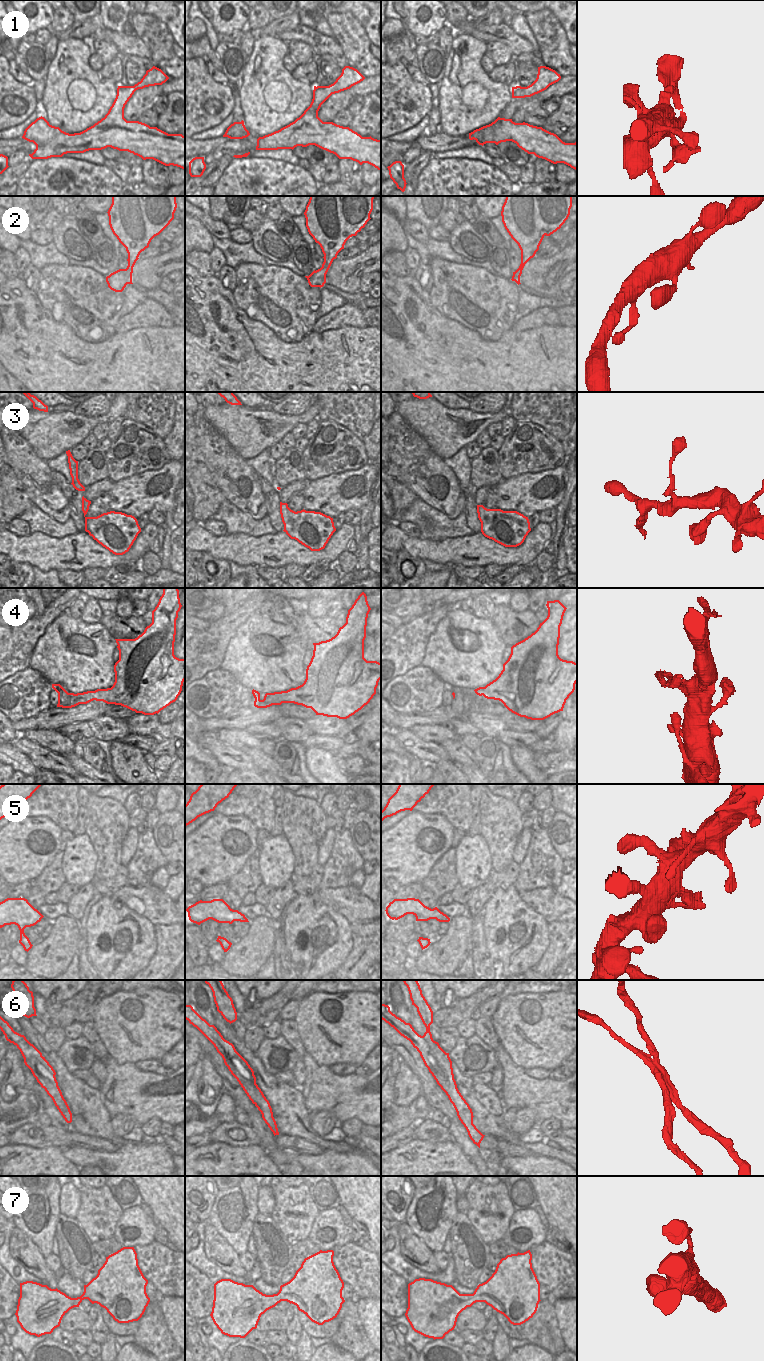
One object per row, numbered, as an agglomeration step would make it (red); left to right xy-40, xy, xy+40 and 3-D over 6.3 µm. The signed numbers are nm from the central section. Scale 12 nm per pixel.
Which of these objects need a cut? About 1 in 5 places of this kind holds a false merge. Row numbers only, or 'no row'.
6

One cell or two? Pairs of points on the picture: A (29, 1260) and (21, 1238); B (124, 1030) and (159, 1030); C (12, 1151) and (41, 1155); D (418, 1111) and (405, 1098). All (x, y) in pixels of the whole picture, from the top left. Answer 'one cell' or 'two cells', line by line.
A: one cell
B: one cell
C: one cell
D: two cells

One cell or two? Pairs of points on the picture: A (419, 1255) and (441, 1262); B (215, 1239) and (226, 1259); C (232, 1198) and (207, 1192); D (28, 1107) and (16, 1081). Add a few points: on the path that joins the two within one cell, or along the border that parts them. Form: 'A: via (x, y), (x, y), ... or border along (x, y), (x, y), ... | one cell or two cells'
A: border along (432, 1252), (435, 1264), (440, 1270) | two cells
B: via (215, 1244), (222, 1254) | one cell
C: border along (219, 1190), (208, 1216) | two cells
D: border along (24, 1086), (15, 1087), (15, 1090), (10, 1093) | two cells

